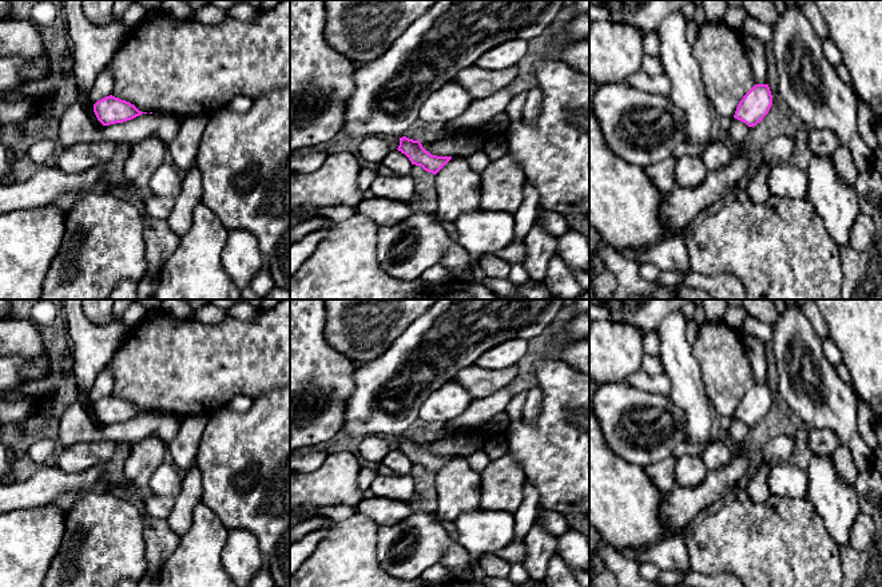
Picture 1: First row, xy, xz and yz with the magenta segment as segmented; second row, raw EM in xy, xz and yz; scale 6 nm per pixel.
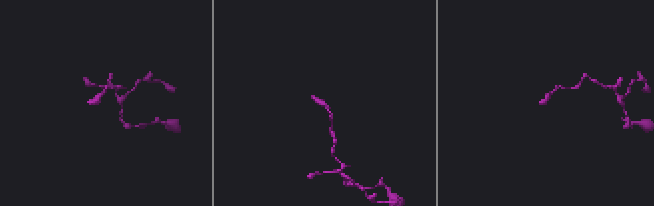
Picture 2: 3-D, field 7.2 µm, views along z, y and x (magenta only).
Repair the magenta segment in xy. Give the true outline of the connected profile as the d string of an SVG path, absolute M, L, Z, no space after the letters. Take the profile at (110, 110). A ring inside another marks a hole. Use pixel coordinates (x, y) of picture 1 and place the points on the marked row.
M112 95L98 100L94 104L94 112L98 118L98 120L103 126L123 123L123 122L131 120L142 114L147 114L147 112L139 111L130 102L122 100Z

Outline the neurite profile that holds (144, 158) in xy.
M155 135L132 144L124 164L126 186L139 194L148 191L151 175L164 163L166 147Z

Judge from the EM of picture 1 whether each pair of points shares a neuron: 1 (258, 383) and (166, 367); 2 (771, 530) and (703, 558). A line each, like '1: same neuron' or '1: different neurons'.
1: same neuron
2: same neuron

